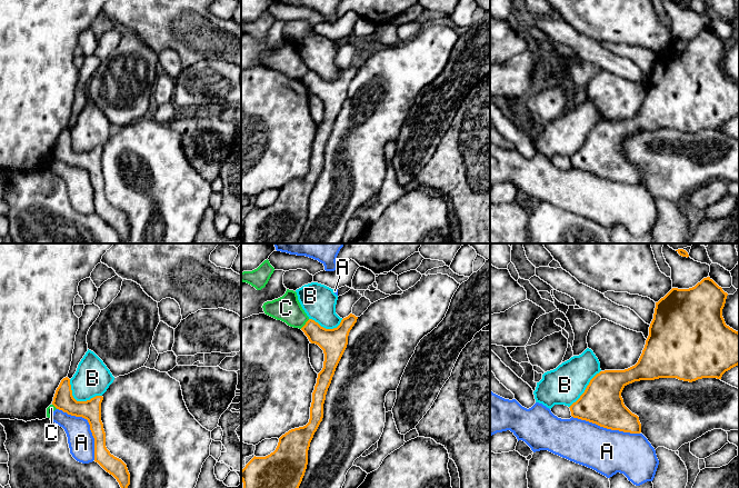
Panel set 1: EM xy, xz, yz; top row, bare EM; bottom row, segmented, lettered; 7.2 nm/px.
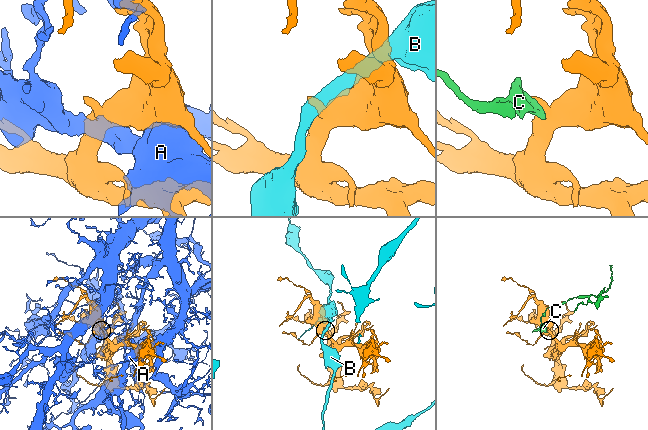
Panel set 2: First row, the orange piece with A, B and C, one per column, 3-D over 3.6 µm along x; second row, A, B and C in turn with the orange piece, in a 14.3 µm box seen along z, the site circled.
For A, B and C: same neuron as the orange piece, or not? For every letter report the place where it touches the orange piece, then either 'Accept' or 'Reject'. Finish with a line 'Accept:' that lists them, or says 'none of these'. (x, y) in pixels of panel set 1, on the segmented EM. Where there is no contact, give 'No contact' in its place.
A: Touches orange at xy (89, 424). Reject
B: Touches orange at xy (79, 401). Reject
C: Touches orange at xz (306, 324). Reject
Accept: none of these

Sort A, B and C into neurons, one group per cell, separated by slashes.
A / B / C

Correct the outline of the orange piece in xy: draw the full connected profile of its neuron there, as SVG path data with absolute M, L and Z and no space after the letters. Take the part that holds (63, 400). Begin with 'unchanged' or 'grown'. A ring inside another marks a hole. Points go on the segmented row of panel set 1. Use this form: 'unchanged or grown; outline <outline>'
unchanged; outline M63 378L56 390L52 405L68 415L88 420L94 438L94 461L112 475L121 488L130 485L130 474L127 465L110 454L106 447L106 432L101 421L102 396L96 396L87 401L77 401L72 396L70 379Z

